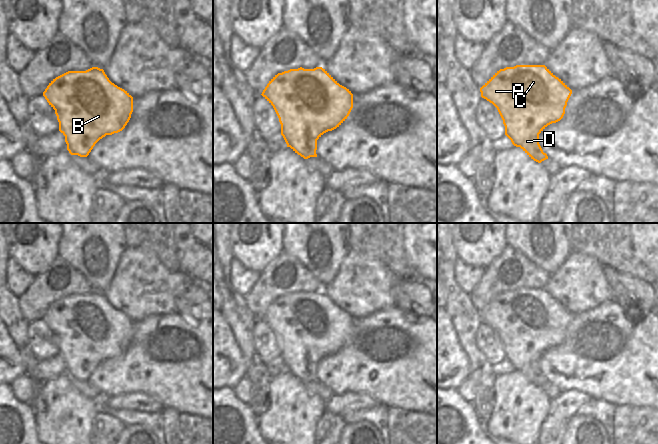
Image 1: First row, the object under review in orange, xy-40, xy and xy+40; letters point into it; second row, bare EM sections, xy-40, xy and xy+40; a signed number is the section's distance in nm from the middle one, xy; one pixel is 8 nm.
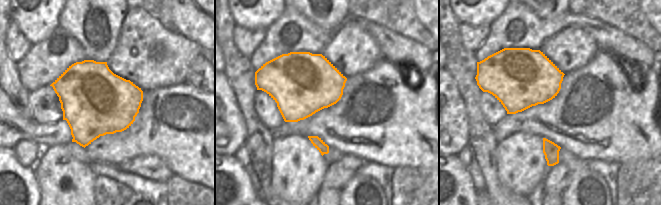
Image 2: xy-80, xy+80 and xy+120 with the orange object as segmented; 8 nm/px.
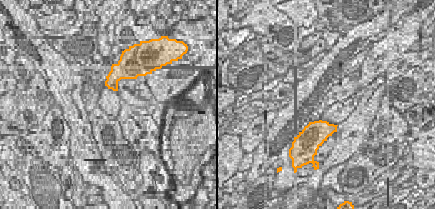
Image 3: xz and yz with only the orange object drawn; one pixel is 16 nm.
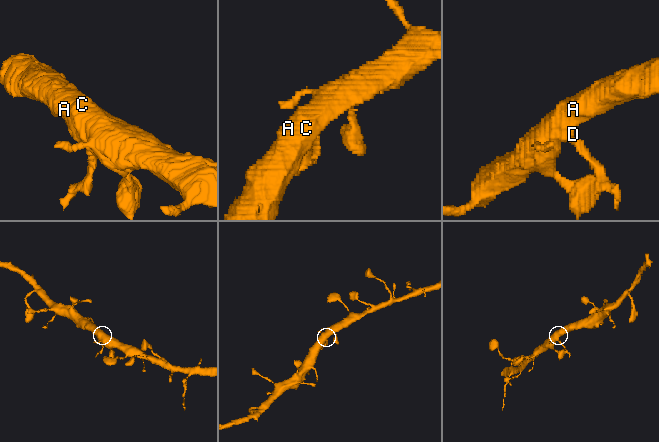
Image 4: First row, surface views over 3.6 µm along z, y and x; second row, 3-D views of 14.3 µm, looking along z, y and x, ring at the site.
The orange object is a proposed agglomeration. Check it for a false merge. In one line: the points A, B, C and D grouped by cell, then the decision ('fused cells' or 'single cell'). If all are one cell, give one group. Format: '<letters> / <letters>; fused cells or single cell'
A B C D; single cell

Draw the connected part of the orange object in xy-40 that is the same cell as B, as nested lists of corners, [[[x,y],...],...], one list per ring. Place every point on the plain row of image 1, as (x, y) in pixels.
[[[103,293],[68,295],[53,303],[43,320],[55,334],[59,355],[65,360],[71,379],[87,381],[95,368],[105,361],[122,355],[133,336],[133,321],[112,307]]]

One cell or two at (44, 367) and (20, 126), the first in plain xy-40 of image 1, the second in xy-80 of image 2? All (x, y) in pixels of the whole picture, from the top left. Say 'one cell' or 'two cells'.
one cell

